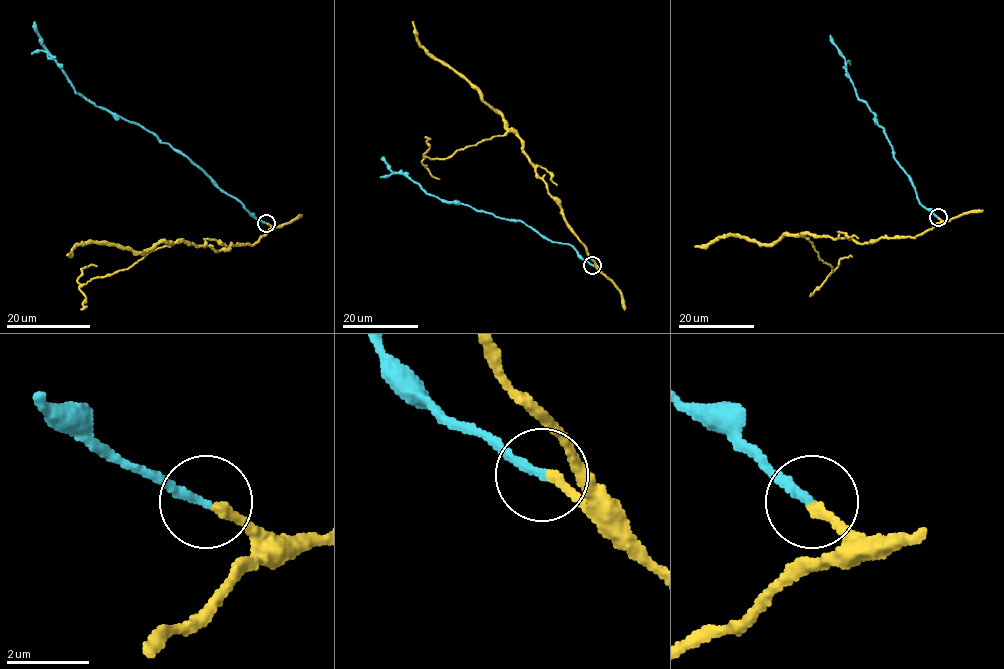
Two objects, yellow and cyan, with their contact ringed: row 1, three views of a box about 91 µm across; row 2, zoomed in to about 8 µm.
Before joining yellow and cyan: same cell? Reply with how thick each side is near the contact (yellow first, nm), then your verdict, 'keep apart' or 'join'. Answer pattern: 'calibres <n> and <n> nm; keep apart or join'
calibres 240 and 220 nm; join

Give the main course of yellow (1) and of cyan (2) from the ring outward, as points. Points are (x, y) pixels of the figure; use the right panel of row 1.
1: (938, 218), (939, 223), (914, 237), (858, 244), (808, 233), (784, 234), (771, 244), (723, 235), (694, 247)
2: (938, 217), (917, 198), (910, 177), (893, 157), (874, 114), (860, 100), (846, 70), (845, 58), (830, 35)

